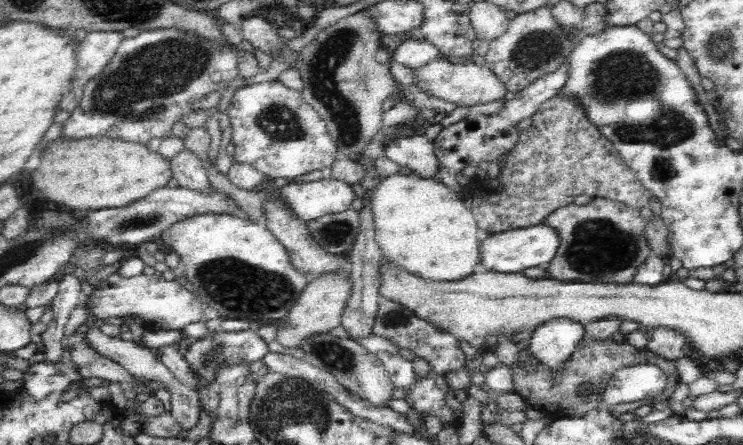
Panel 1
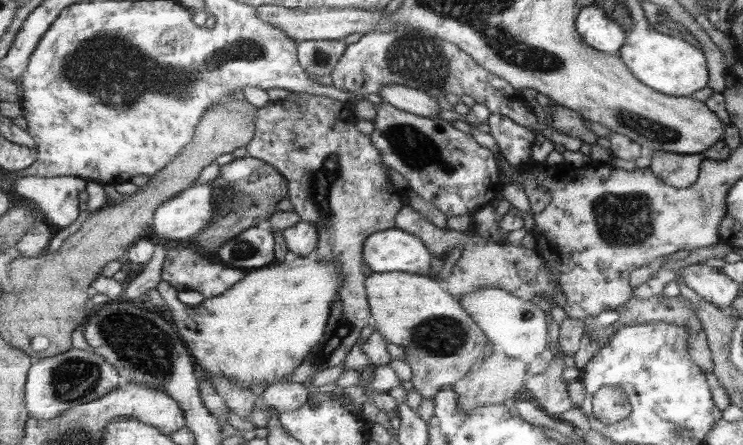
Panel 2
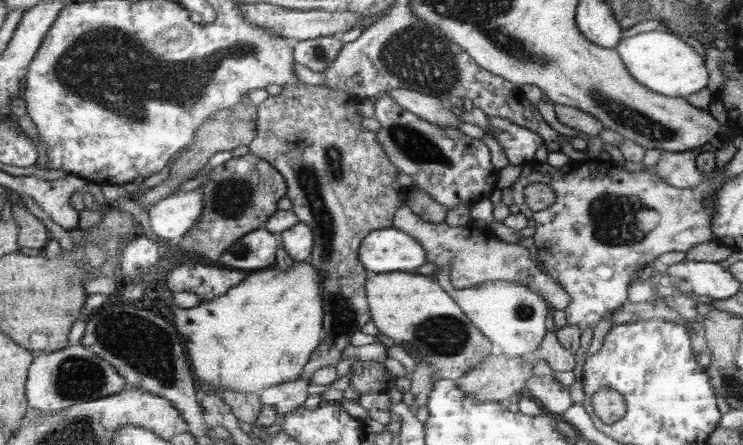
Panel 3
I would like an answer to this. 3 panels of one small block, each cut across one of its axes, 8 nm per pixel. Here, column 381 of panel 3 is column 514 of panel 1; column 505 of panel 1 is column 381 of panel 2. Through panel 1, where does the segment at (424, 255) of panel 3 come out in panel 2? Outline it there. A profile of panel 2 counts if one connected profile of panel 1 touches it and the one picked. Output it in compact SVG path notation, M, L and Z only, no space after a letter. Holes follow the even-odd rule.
M397 228L373 234L365 244L365 264L375 274L409 272L435 276L435 272L431 272L433 256L419 236Z

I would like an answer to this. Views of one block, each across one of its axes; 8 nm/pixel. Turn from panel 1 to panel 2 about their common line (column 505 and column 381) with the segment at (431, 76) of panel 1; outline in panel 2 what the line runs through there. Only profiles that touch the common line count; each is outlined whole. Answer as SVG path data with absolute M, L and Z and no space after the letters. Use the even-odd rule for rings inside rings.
M395 84L395 86L383 86L379 94L385 102L425 118L435 118L435 114L441 110L441 106L437 104L437 98L433 98L425 90L415 90L409 86Z

